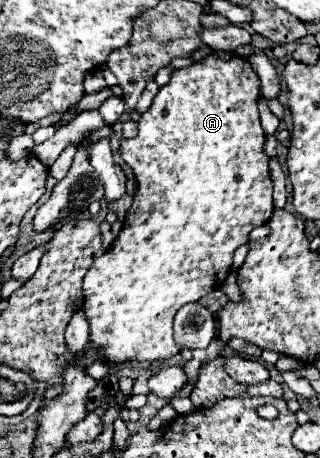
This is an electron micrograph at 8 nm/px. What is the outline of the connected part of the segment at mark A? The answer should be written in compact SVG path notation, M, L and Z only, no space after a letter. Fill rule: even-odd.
M210 52L206 58L194 62L188 68L180 68L172 72L172 78L166 86L158 90L158 94L152 100L152 106L140 116L138 120L138 136L130 140L120 142L120 156L122 160L132 168L138 184L138 192L134 196L134 202L126 214L124 226L118 234L118 238L112 242L112 246L94 260L88 274L84 276L84 312L90 322L90 344L102 352L102 358L108 362L130 362L130 360L164 360L180 352L172 338L172 320L174 314L188 302L196 302L214 288L218 288L230 266L232 266L232 254L238 246L248 242L248 232L254 226L266 224L270 220L274 204L272 204L272 180L268 174L268 156L264 154L264 130L260 126L258 108L256 102L260 98L260 82L254 74L248 60L236 54L224 54L224 52Z

